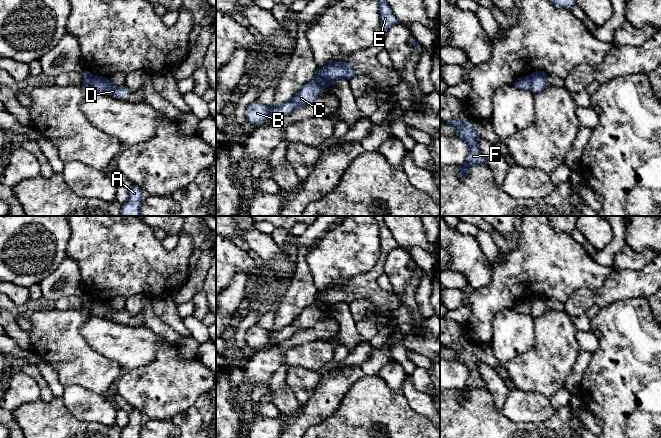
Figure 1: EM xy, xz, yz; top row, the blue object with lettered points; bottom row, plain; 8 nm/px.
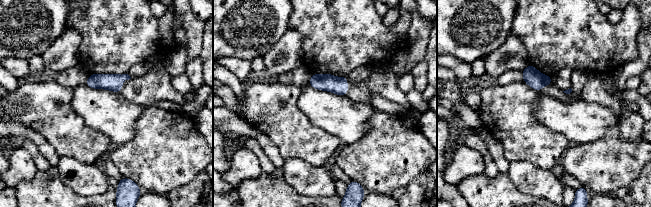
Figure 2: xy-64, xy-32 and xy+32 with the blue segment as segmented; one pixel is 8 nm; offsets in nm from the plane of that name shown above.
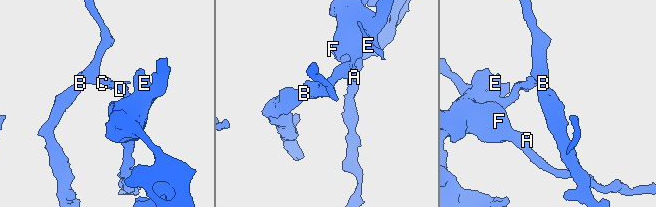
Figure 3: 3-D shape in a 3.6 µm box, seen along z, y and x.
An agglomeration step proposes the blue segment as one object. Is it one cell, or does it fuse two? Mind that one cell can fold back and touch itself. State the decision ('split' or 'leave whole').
split

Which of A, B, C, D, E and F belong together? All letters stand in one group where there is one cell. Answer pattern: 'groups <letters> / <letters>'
groups A D E F / B C

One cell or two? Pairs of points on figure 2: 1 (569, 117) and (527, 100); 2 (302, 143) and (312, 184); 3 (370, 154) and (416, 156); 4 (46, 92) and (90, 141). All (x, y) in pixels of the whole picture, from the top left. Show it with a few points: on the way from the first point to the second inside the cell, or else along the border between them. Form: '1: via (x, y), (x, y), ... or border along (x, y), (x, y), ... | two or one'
1: border along (538, 92), (534, 115), (545, 125) | two
2: border along (285, 158), (299, 158), (313, 165), (323, 167) | two
3: via (381, 154), (405, 154) | one
4: via (52, 105), (77, 130) | one

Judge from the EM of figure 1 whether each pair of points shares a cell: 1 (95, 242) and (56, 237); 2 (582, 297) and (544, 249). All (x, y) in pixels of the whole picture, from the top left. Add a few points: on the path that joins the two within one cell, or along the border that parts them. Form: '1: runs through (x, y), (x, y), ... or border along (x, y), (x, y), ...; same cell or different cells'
1: border along (70, 226), (70, 242), (66, 256); different cells
2: border along (592, 291), (577, 289), (564, 303); different cells

